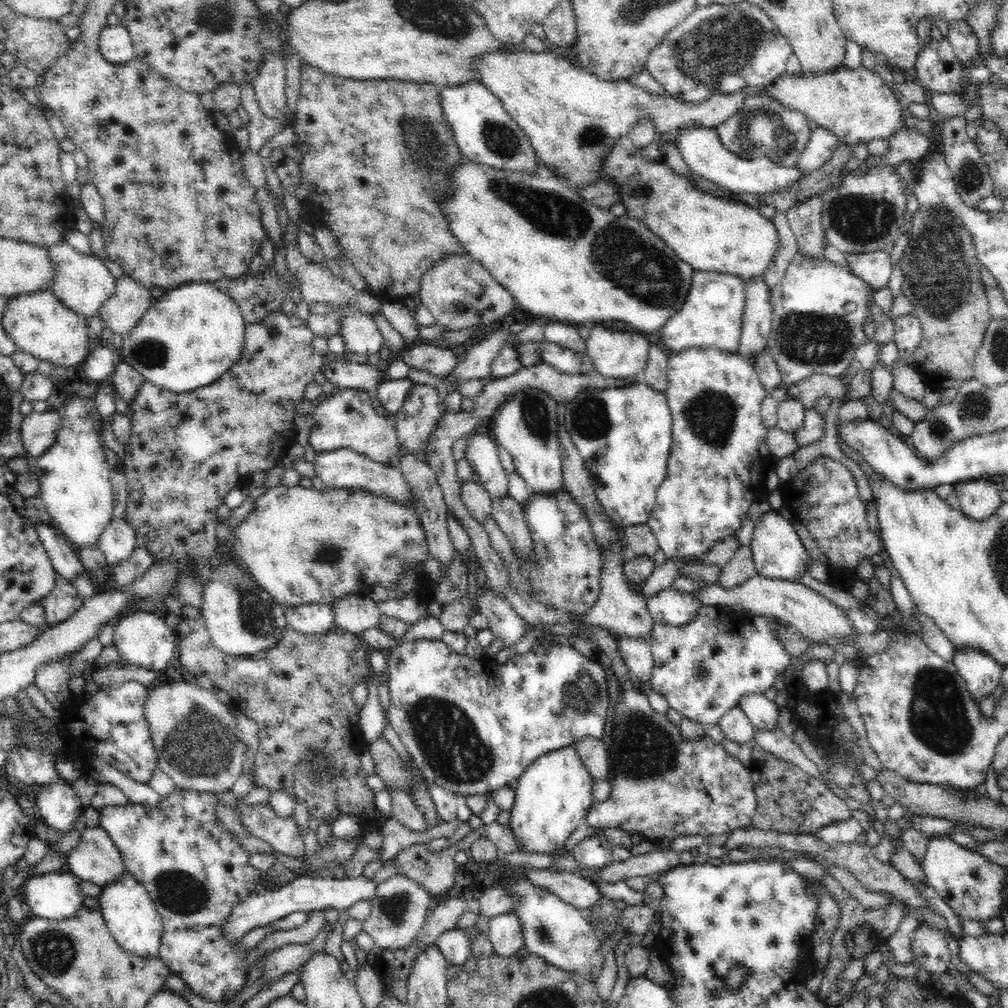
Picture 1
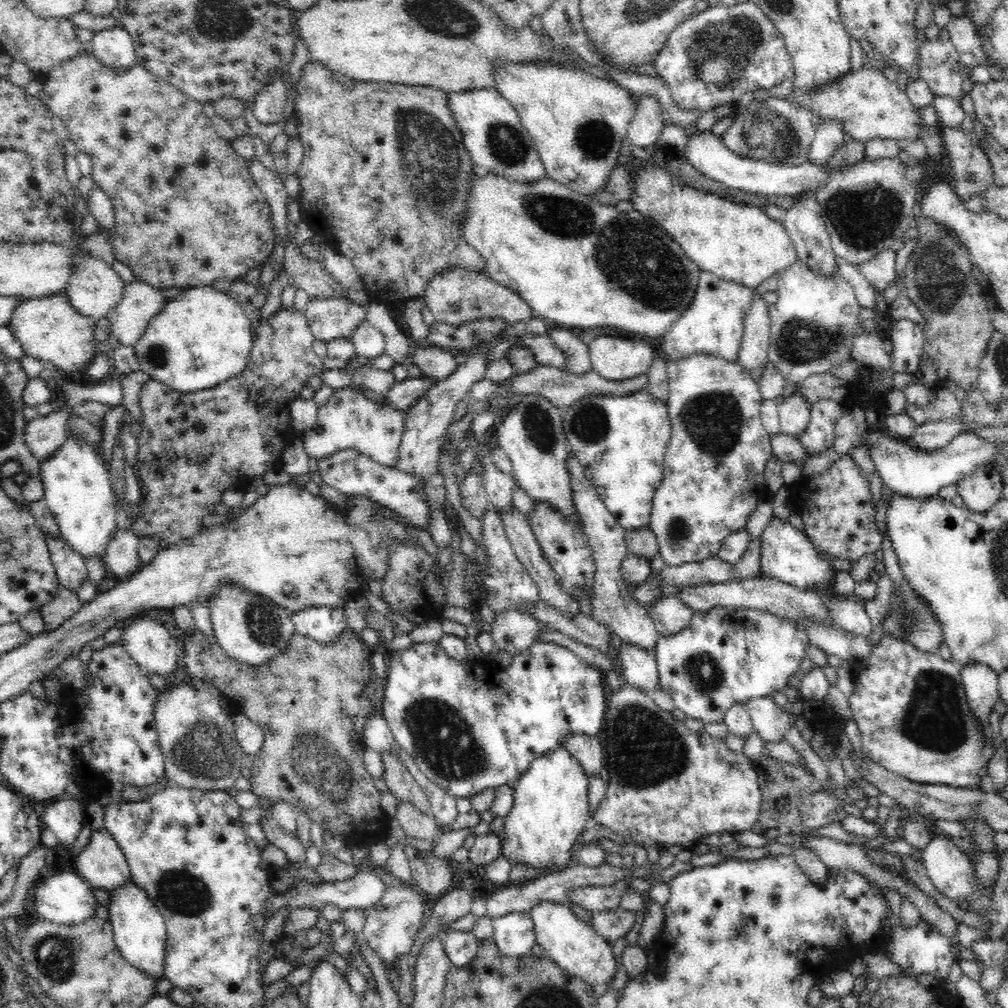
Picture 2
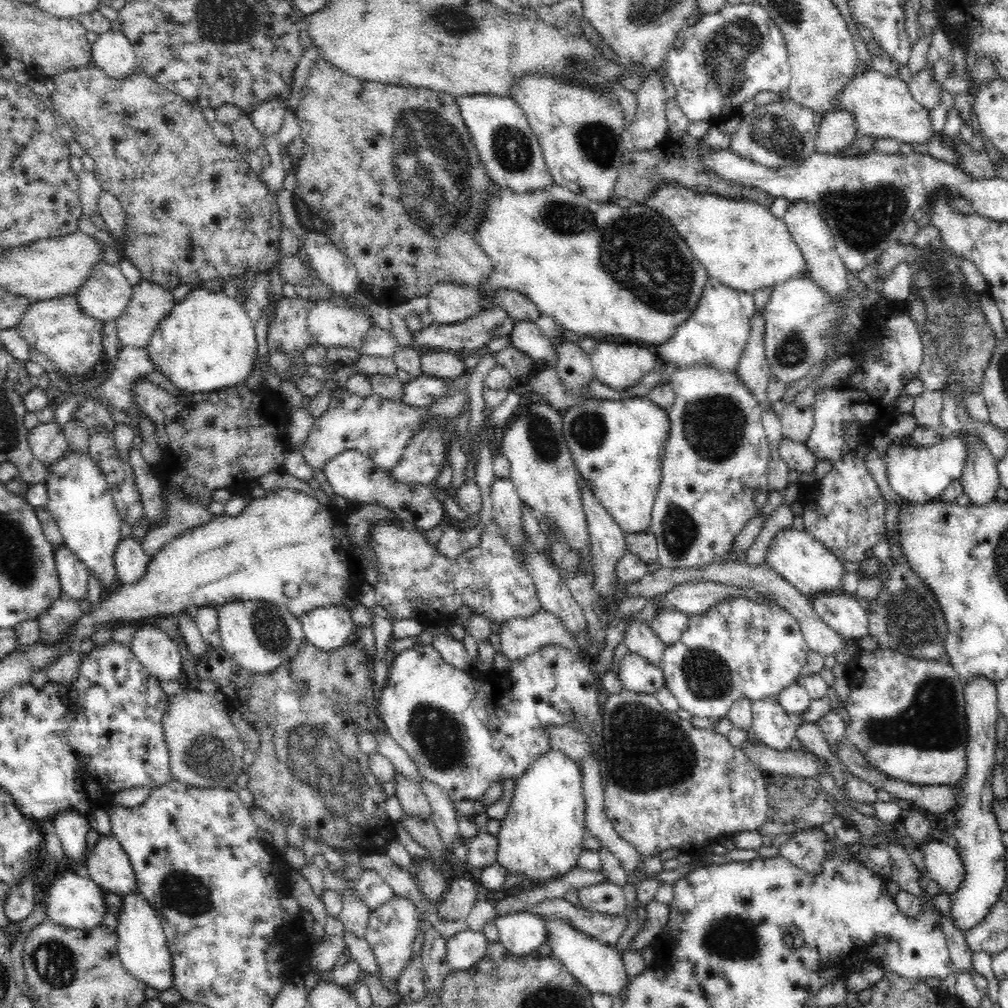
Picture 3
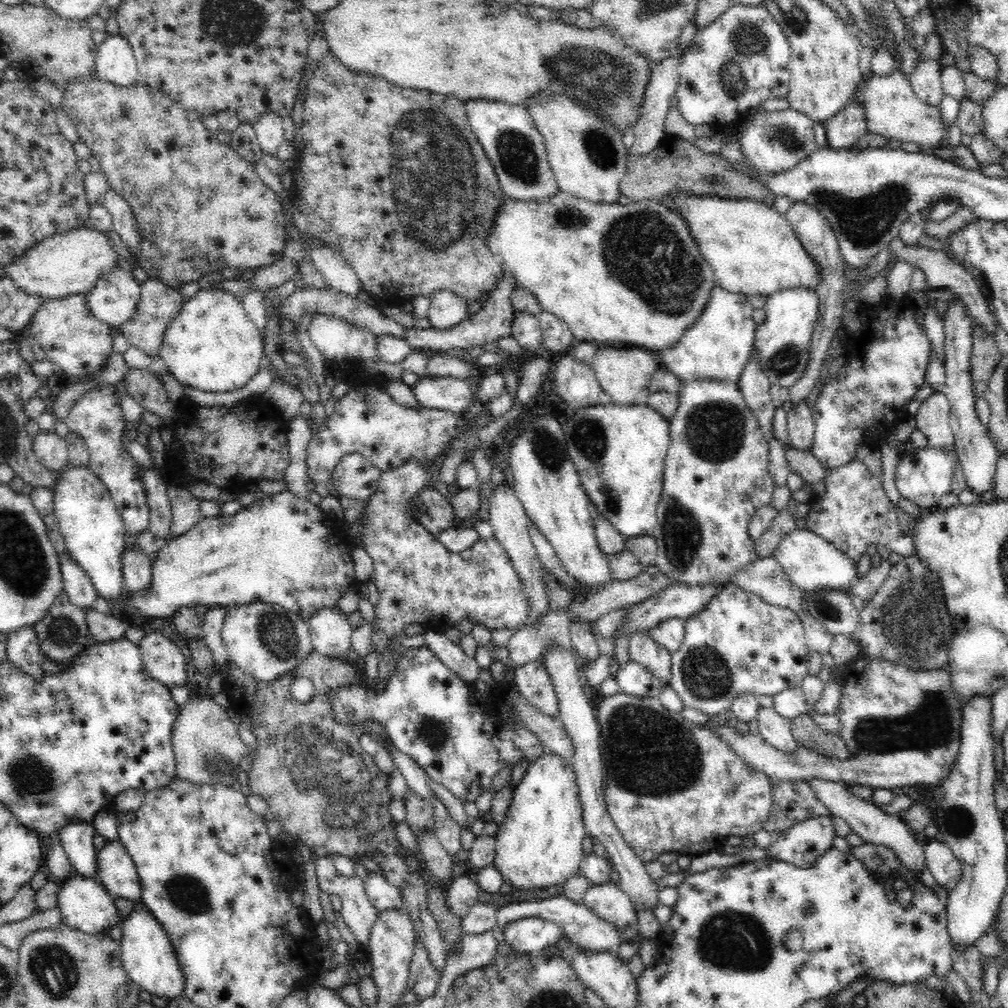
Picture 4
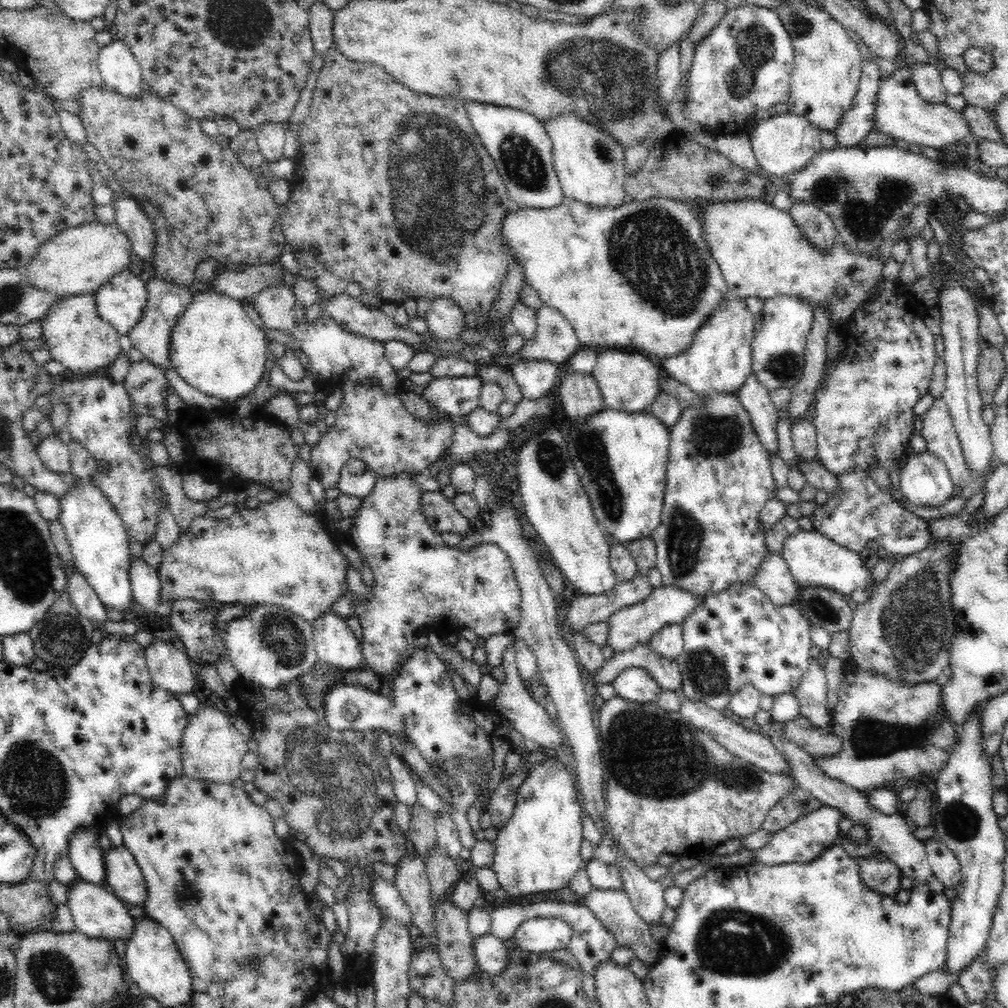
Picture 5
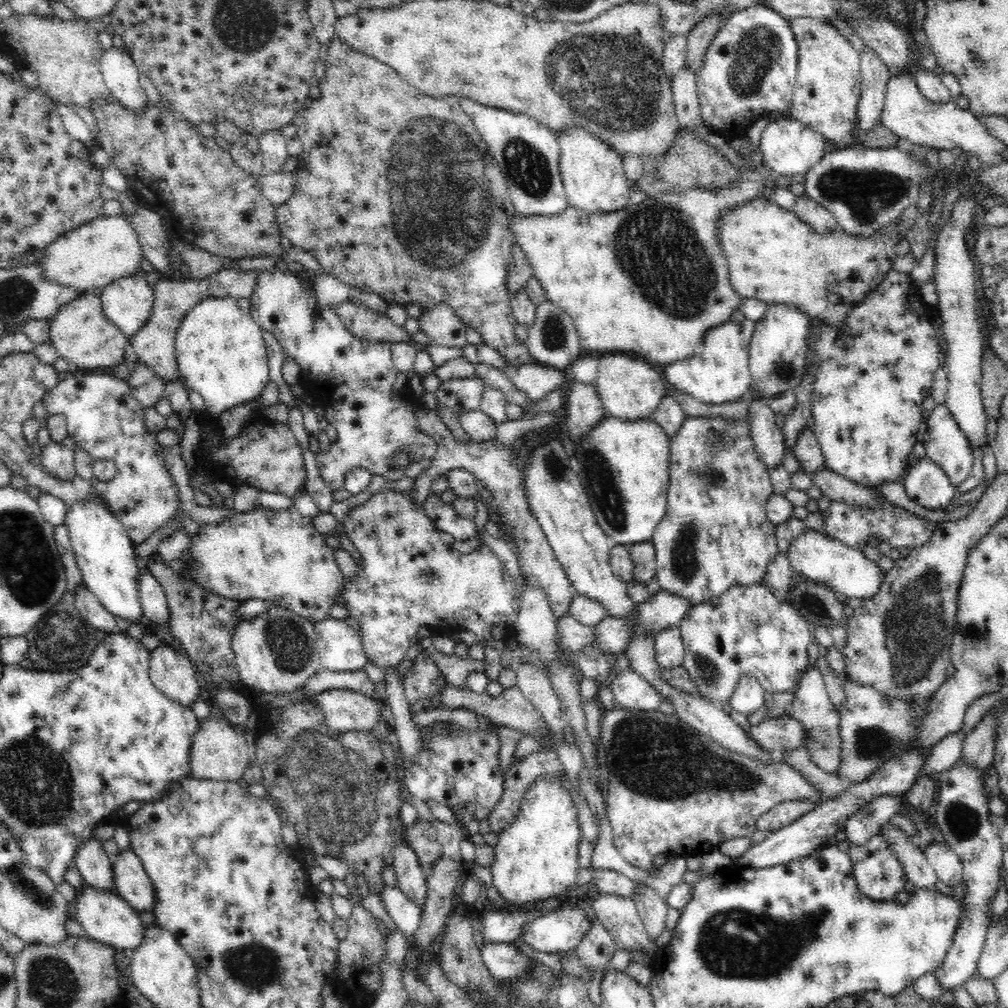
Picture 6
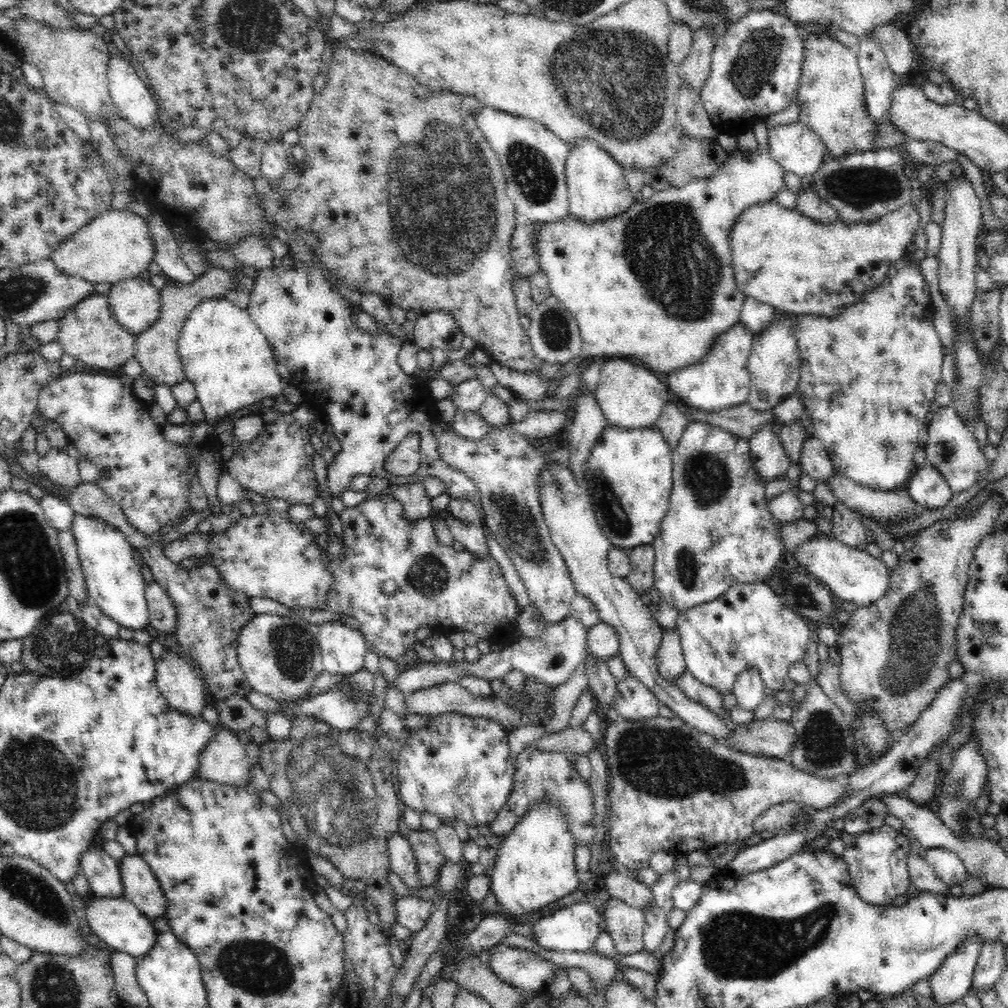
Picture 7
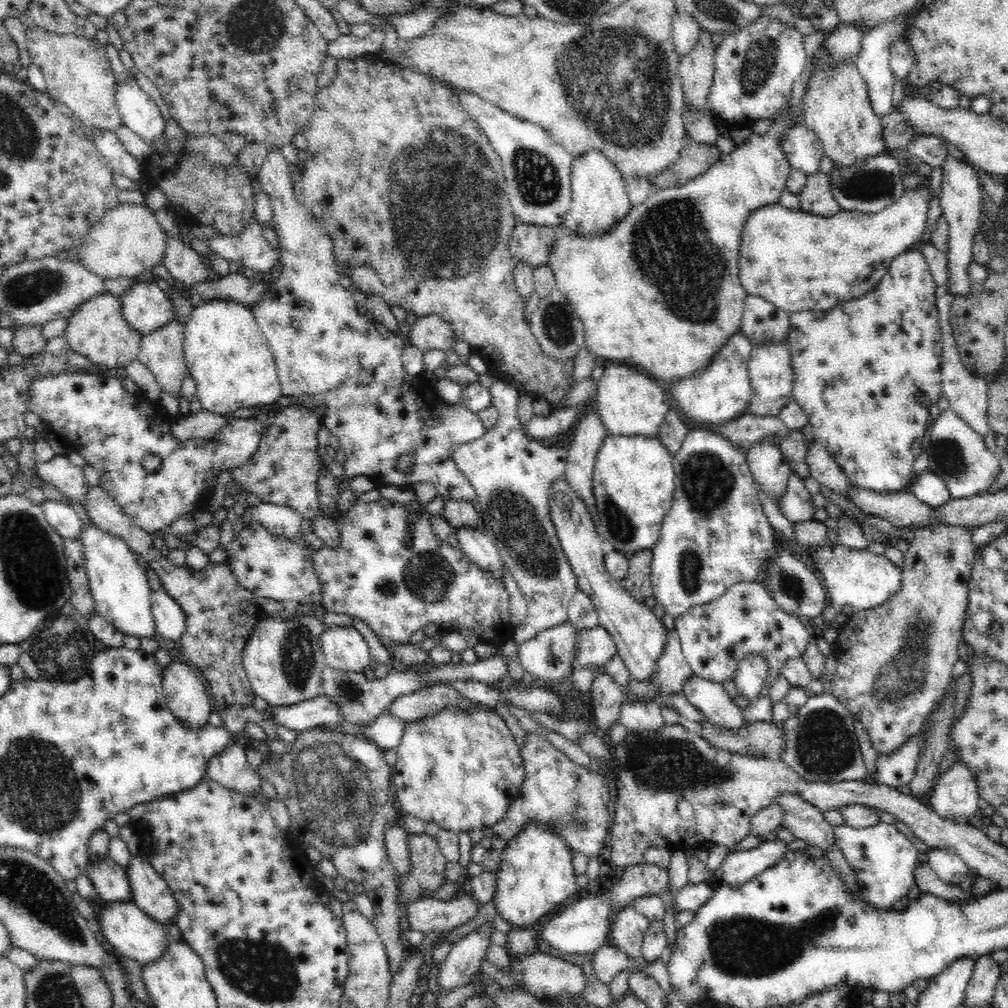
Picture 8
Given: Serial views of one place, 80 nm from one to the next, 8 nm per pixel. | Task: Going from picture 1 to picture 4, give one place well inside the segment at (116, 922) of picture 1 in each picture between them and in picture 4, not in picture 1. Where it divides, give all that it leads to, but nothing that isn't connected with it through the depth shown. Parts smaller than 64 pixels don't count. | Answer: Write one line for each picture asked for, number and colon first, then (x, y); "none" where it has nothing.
2: (139, 930)
3: (142, 943)
4: (148, 957)

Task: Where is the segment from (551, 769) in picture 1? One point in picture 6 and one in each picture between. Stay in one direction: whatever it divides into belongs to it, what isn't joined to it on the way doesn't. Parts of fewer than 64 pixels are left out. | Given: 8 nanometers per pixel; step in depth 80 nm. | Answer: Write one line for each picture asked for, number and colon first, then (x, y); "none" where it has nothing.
2: (550, 807)
3: (540, 837)
4: (539, 844)
5: (538, 850)
6: (536, 857)

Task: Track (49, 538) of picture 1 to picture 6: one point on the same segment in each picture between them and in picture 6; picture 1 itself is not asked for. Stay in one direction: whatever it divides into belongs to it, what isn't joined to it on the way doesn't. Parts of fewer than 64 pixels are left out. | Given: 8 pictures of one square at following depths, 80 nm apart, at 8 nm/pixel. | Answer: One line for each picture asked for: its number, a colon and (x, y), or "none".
2: (69, 566)
3: (73, 574)
4: (77, 585)
5: (83, 596)
6: (91, 610)

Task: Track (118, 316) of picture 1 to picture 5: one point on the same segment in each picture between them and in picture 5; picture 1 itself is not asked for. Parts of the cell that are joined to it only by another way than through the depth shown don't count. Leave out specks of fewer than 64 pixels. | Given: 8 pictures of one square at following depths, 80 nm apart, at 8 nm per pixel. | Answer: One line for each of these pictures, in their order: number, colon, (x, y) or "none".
2: (140, 302)
3: (149, 303)
4: (158, 304)
5: (166, 301)

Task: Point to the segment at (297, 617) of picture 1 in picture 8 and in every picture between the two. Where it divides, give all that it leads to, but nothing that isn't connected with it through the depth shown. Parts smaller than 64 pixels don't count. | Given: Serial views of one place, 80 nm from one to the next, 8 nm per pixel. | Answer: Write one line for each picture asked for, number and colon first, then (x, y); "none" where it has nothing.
2: (323, 624)
3: (329, 627)
4: (330, 630)
5: (335, 643)
6: (340, 647)
7: (343, 648)
8: (345, 649)

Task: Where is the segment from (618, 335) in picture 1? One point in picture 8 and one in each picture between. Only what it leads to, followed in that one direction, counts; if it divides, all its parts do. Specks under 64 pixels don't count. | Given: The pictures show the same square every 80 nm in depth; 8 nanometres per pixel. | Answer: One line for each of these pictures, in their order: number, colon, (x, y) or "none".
2: (615, 358)
3: (619, 366)
4: (623, 374)
5: (629, 382)
6: (630, 389)
7: (630, 395)
8: (629, 402)

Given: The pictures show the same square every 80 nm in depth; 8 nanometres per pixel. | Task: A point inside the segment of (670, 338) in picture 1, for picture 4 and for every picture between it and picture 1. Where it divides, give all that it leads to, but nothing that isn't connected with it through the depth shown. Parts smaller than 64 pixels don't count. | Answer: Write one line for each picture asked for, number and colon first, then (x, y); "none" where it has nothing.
2: (713, 324)
3: (716, 332)
4: (717, 345)

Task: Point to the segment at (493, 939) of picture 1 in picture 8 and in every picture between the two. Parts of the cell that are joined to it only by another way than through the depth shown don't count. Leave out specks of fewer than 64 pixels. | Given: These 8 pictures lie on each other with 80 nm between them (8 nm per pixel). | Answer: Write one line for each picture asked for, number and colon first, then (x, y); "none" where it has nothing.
2: (514, 935)
3: (521, 934)
4: (530, 935)
5: (541, 935)
6: (560, 930)
7: (574, 928)
8: (583, 925)

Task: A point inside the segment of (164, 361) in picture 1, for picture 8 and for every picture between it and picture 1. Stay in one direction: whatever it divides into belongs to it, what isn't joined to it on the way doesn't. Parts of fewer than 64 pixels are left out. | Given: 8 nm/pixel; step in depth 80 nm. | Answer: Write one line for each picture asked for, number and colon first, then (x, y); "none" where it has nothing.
2: (203, 337)
3: (206, 342)
4: (212, 345)
5: (214, 346)
6: (219, 349)
7: (225, 355)
8: (226, 353)

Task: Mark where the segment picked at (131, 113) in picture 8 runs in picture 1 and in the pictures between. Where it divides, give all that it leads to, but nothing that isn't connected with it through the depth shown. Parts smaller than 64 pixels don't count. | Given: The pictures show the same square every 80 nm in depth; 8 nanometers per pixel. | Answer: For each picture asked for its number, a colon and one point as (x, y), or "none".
1: (114, 42)
2: (114, 47)
3: (112, 52)
4: (115, 62)
5: (120, 71)
6: (120, 73)
7: (134, 101)

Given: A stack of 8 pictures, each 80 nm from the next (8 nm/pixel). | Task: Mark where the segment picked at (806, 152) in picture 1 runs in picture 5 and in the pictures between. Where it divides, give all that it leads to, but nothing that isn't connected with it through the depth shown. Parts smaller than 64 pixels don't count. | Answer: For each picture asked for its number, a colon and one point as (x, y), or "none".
2: (829, 135)
3: (837, 129)
4: (844, 128)
5: (857, 121)

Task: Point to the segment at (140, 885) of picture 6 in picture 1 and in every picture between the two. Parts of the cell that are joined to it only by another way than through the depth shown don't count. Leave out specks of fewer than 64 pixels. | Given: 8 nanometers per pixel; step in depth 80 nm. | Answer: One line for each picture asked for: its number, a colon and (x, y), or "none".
1: (95, 858)
2: (102, 863)
3: (108, 865)
4: (116, 872)
5: (124, 878)

